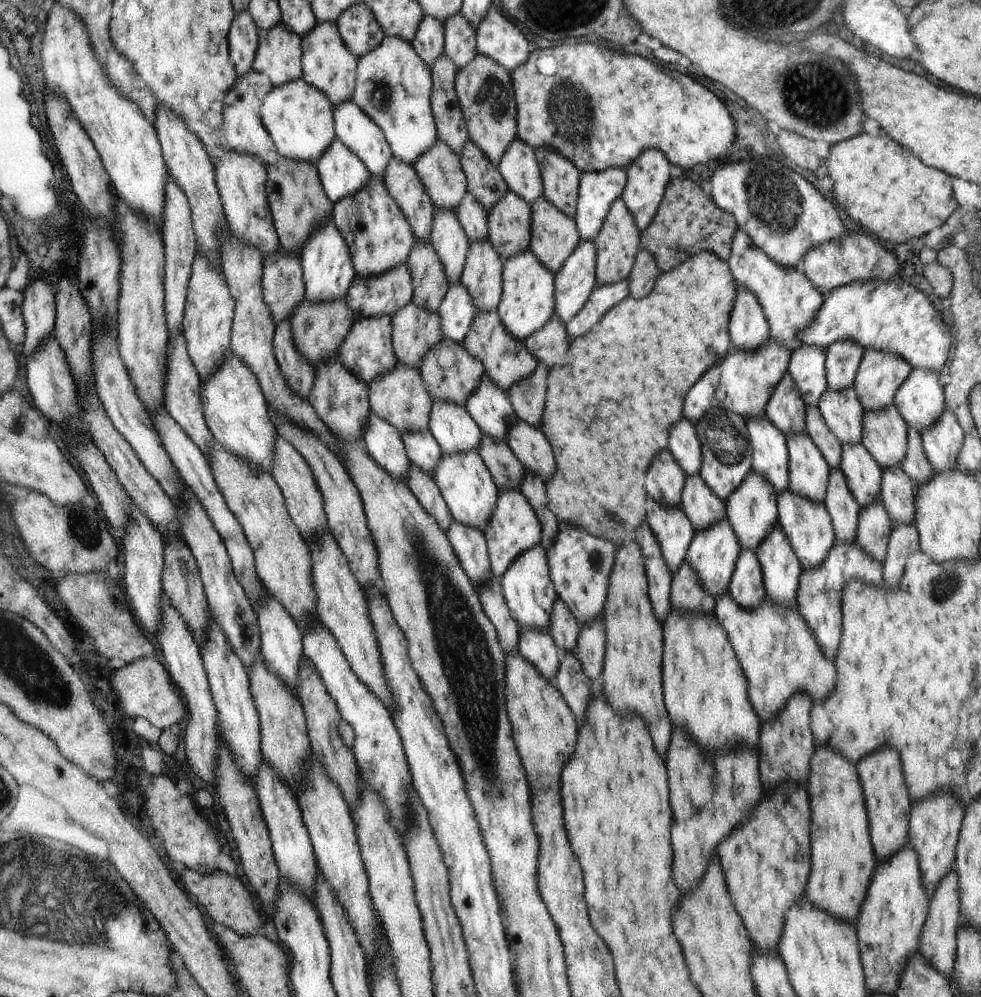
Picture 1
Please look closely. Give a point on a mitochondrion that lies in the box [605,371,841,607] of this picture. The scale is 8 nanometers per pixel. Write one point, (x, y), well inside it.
(726, 443)

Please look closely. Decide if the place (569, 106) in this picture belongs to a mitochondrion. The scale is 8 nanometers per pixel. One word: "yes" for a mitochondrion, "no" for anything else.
yes

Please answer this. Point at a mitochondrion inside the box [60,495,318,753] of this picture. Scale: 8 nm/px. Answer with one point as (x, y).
(83, 527)

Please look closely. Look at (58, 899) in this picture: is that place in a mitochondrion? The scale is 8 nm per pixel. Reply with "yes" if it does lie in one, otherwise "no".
yes

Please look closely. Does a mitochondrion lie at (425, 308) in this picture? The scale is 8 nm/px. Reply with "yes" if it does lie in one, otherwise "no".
no

